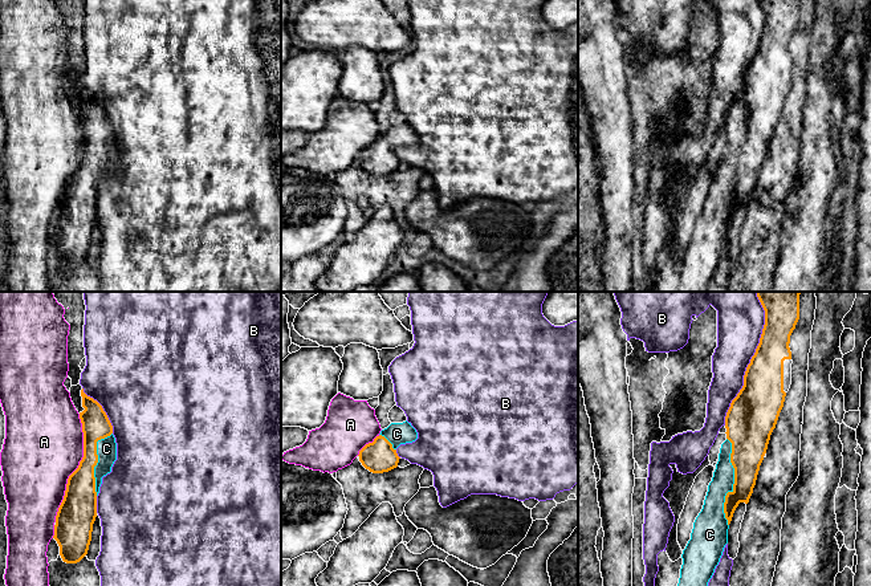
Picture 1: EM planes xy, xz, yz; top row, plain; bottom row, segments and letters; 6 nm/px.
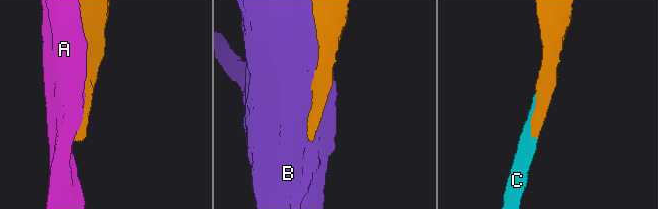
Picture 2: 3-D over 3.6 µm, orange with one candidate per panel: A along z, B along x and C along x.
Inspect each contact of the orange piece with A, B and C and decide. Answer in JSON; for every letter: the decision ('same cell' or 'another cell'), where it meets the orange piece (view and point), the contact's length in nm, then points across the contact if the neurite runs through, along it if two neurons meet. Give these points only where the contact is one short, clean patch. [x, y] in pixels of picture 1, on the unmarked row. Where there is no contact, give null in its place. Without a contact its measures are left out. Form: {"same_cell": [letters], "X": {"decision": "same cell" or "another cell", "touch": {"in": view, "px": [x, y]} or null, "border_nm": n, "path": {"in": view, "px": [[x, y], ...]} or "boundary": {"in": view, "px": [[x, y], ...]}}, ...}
{"same_cell": ["C"], "A": {"decision": "another cell", "touch": {"in": "xy", "px": [77, 171]}, "border_nm": 650}, "B": {"decision": "another cell", "touch": {"in": "yz", "px": [751, 64]}, "border_nm": 800}, "C": {"decision": "same cell", "touch": {"in": "yz", "px": [735, 186]}, "border_nm": 550}}

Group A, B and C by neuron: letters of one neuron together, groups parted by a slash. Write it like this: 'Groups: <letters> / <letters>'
Groups: A / B / C

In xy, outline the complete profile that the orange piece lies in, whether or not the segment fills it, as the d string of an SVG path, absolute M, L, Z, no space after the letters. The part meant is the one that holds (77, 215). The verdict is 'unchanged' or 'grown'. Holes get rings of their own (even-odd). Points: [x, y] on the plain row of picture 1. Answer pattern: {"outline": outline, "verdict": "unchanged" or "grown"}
{"outline": "M84 91L81 99L85 111L80 115L84 135L84 160L68 182L65 199L56 219L53 239L60 249L60 259L66 266L77 266L87 257L93 227L97 220L97 199L102 180L111 175L111 170L117 163L117 146L106 115L97 103L84 95Z", "verdict": "grown"}

